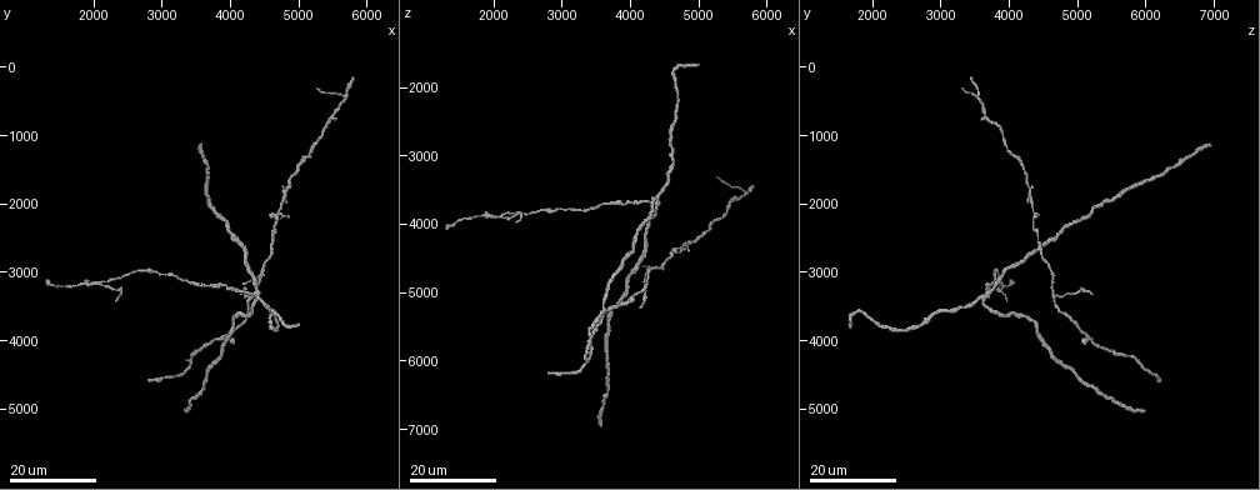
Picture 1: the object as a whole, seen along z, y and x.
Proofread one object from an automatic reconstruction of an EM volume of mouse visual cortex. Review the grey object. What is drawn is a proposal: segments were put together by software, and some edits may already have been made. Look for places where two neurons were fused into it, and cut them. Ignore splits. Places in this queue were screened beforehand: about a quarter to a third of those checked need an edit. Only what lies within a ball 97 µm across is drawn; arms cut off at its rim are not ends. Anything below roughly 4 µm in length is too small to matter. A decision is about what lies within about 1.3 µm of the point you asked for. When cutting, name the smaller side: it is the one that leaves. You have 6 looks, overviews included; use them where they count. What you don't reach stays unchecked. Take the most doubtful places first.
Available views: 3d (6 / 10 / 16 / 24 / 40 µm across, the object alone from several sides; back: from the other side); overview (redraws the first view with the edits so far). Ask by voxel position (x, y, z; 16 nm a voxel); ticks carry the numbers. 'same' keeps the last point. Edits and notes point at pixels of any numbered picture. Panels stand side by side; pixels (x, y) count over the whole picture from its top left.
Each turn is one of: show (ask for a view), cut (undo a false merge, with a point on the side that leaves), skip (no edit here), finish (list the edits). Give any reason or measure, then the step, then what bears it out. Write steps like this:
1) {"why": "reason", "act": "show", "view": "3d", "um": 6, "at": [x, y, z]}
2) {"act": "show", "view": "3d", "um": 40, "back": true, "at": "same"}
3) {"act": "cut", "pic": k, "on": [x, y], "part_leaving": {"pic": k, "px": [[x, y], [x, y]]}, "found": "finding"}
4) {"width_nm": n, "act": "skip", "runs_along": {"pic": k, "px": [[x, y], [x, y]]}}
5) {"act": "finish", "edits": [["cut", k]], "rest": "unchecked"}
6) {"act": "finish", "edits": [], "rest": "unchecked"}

{"act": "show", "view": "3d", "um": 24, "at": [4300, 3300, 3700]}

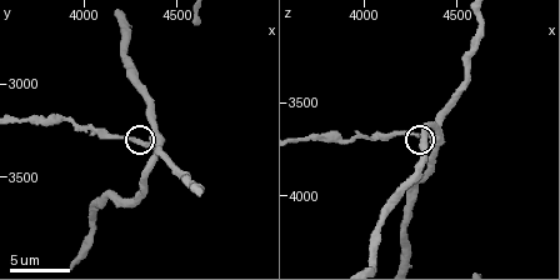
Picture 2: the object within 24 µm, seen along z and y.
{"why": "closer look", "act": "show", "view": "3d", "um": 10, "at": [4360, 3320, 3680]}

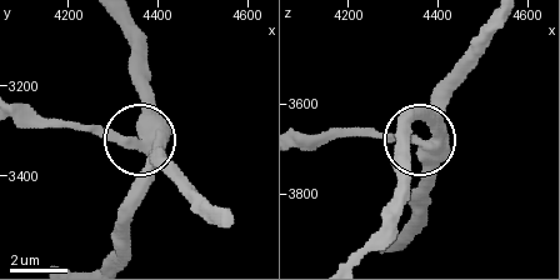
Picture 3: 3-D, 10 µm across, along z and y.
{"width_nm": 450, "act": "cut", "pic": 3, "on": [108, 133], "part_leaving": {"pic": 3, "px": [[146, 146], [63, 124], [26, 124]]}, "found": "a second neuron is stuck on"}

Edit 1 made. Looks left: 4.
{"why": "arms part here", "act": "show", "view": "3d", "um": 24, "at": [4250, 3350, 4650]}

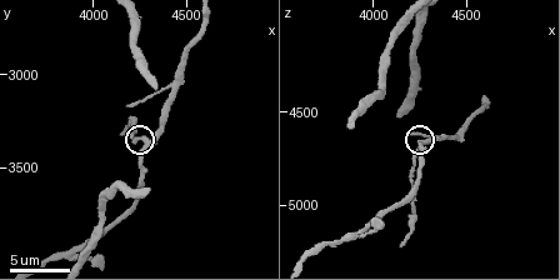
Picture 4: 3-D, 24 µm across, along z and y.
{"why": "zoom in", "act": "show", "view": "3d", "um": 6, "at": "same"}

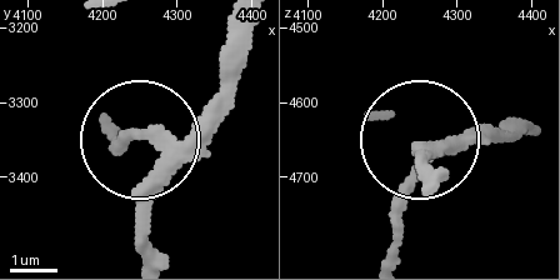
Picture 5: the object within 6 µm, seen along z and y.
{"arms": 3, "act": "cut", "pic": 5, "on": [120, 143], "found": "two neurons meet here"}

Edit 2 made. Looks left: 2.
{"act": "finish", "edits": [["cut", 3], ["cut", 5]], "rest": "unchecked"}

